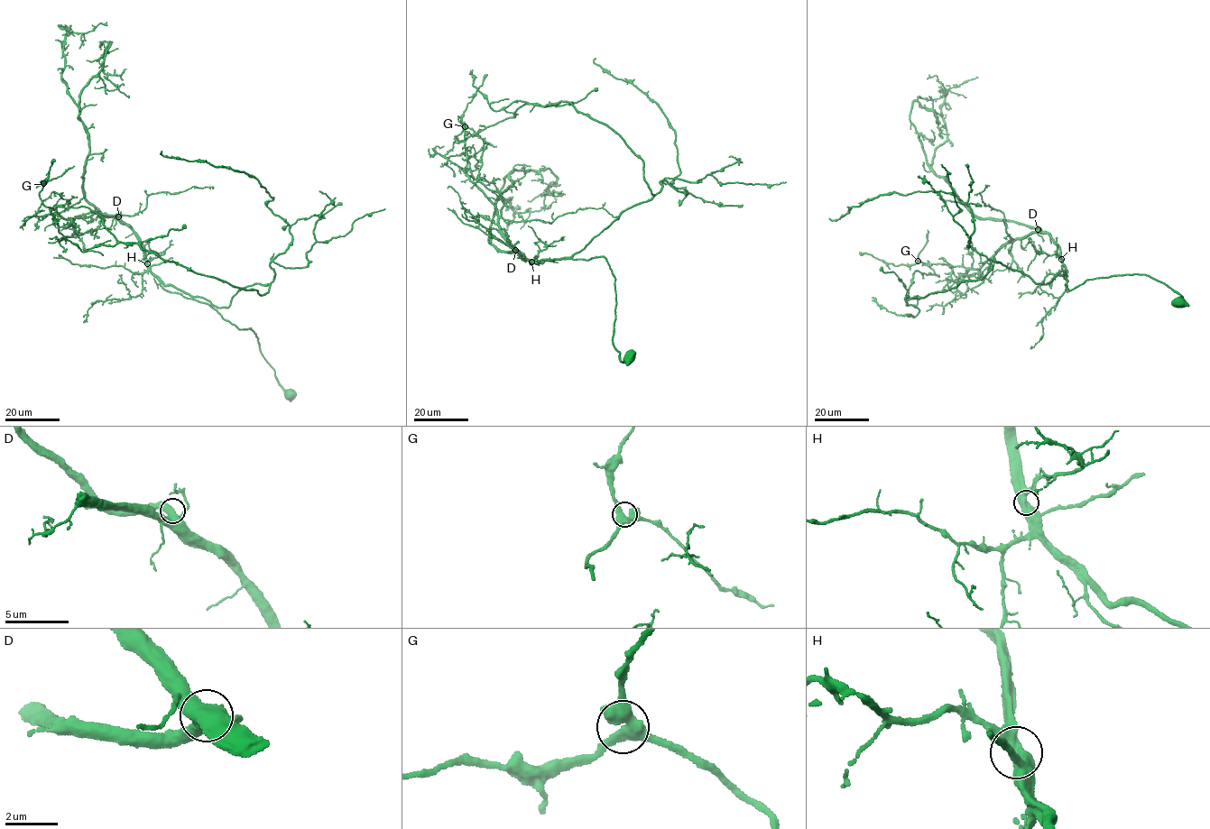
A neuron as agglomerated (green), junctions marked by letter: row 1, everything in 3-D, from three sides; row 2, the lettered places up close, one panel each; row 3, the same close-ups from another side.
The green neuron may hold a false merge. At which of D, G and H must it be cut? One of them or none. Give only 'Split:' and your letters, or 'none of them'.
Split: none of them

